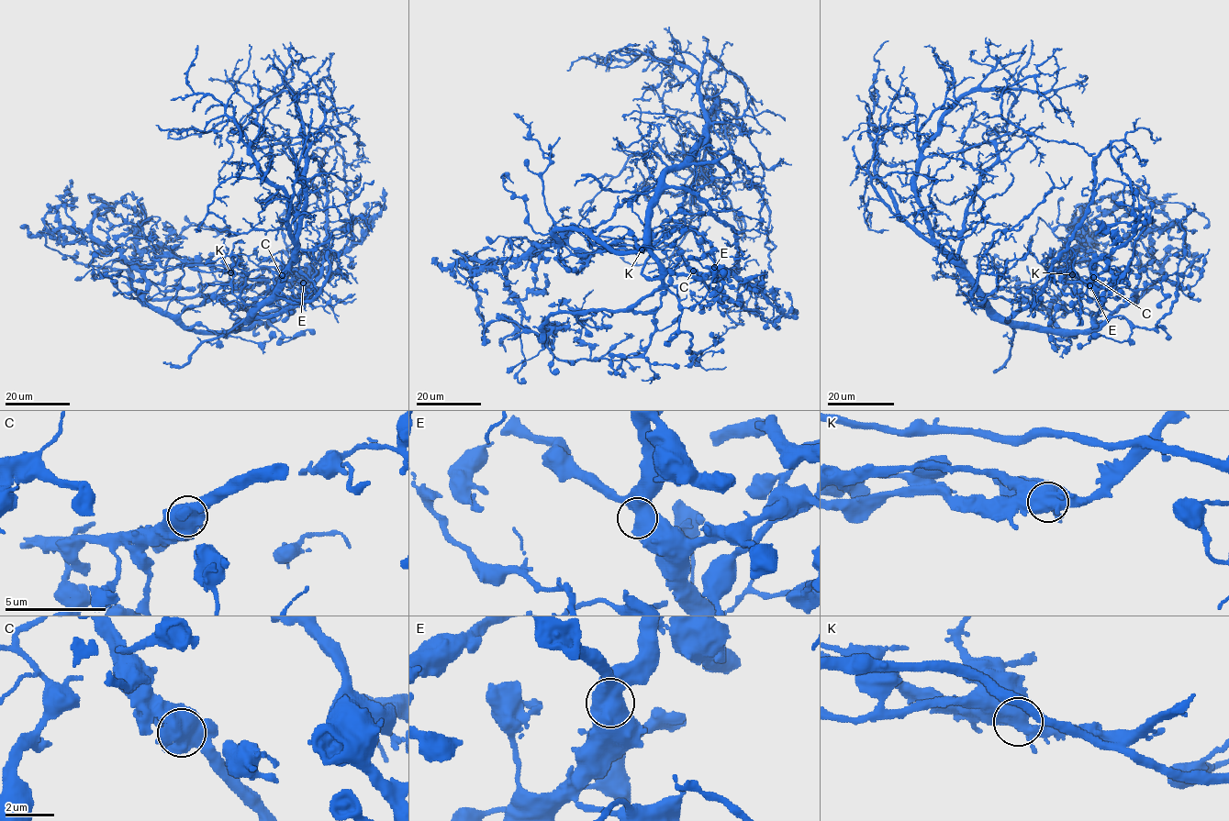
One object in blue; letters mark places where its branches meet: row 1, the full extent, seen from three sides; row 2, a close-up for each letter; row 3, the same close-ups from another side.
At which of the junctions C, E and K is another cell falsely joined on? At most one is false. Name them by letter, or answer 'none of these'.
K

